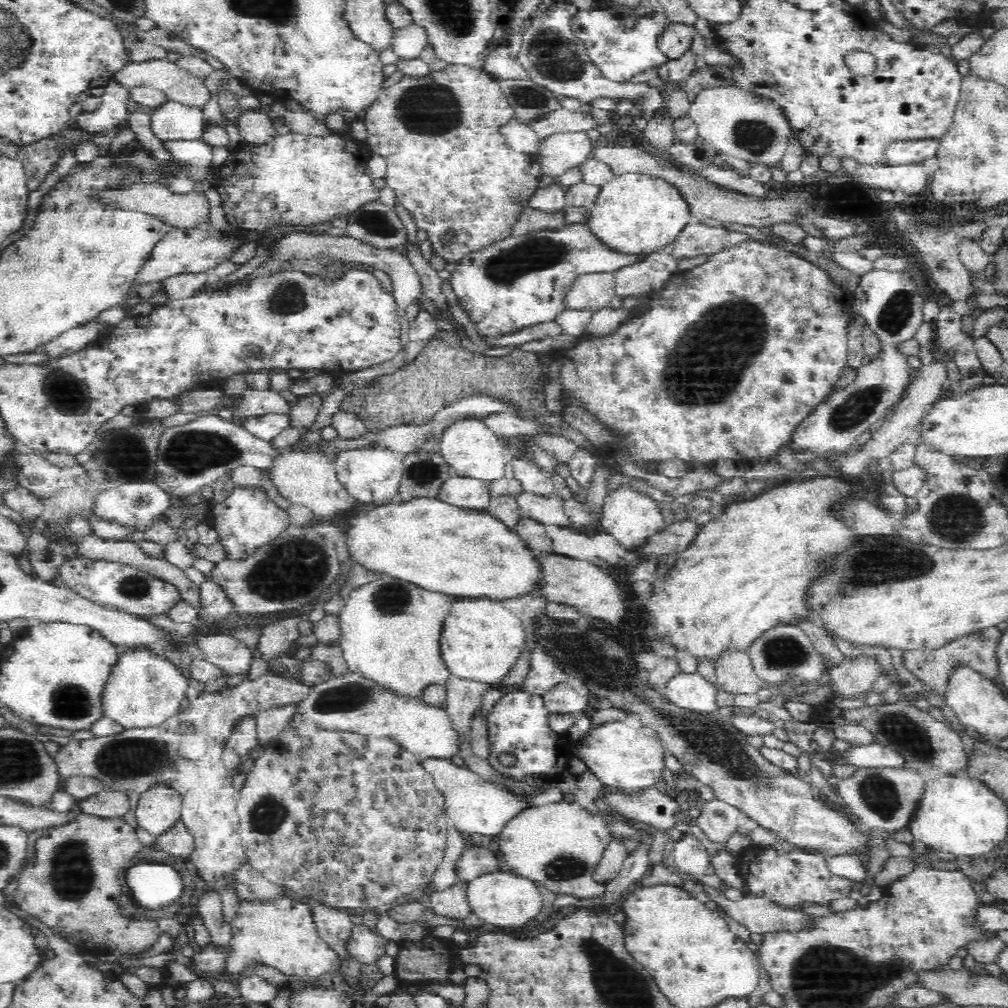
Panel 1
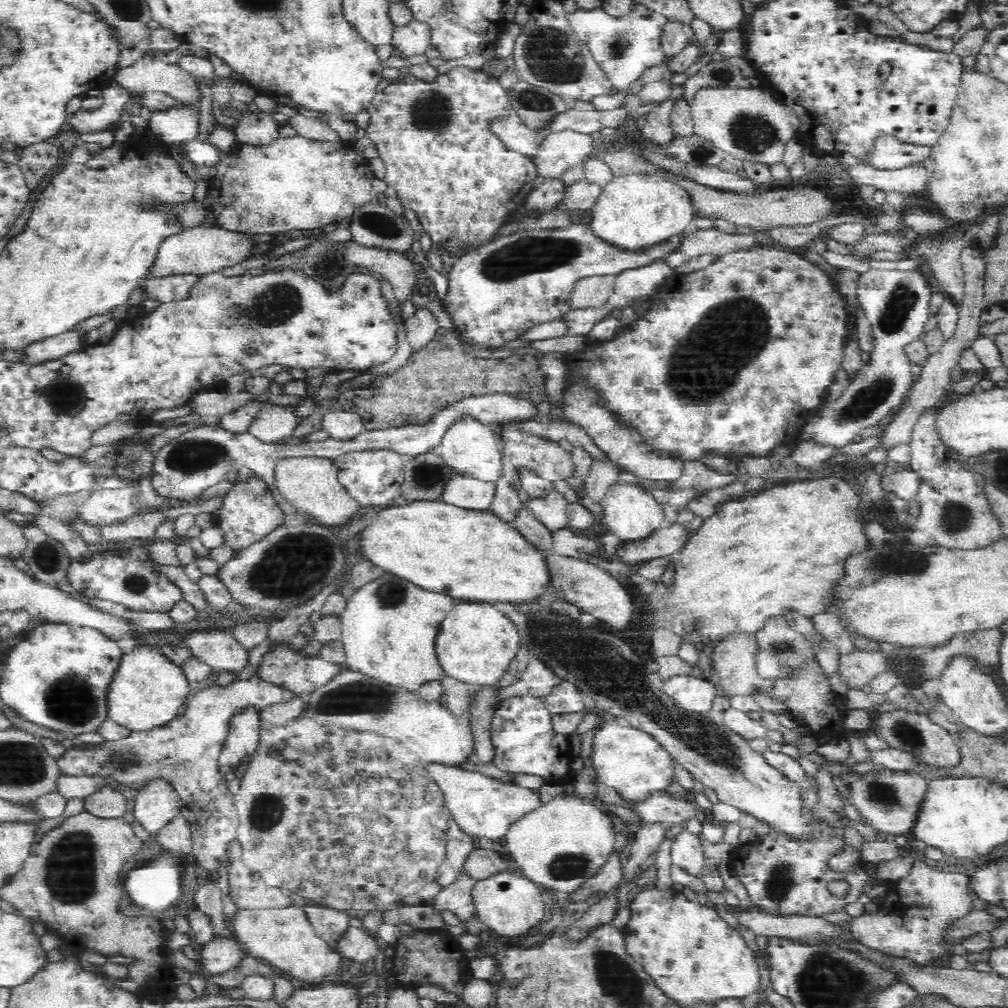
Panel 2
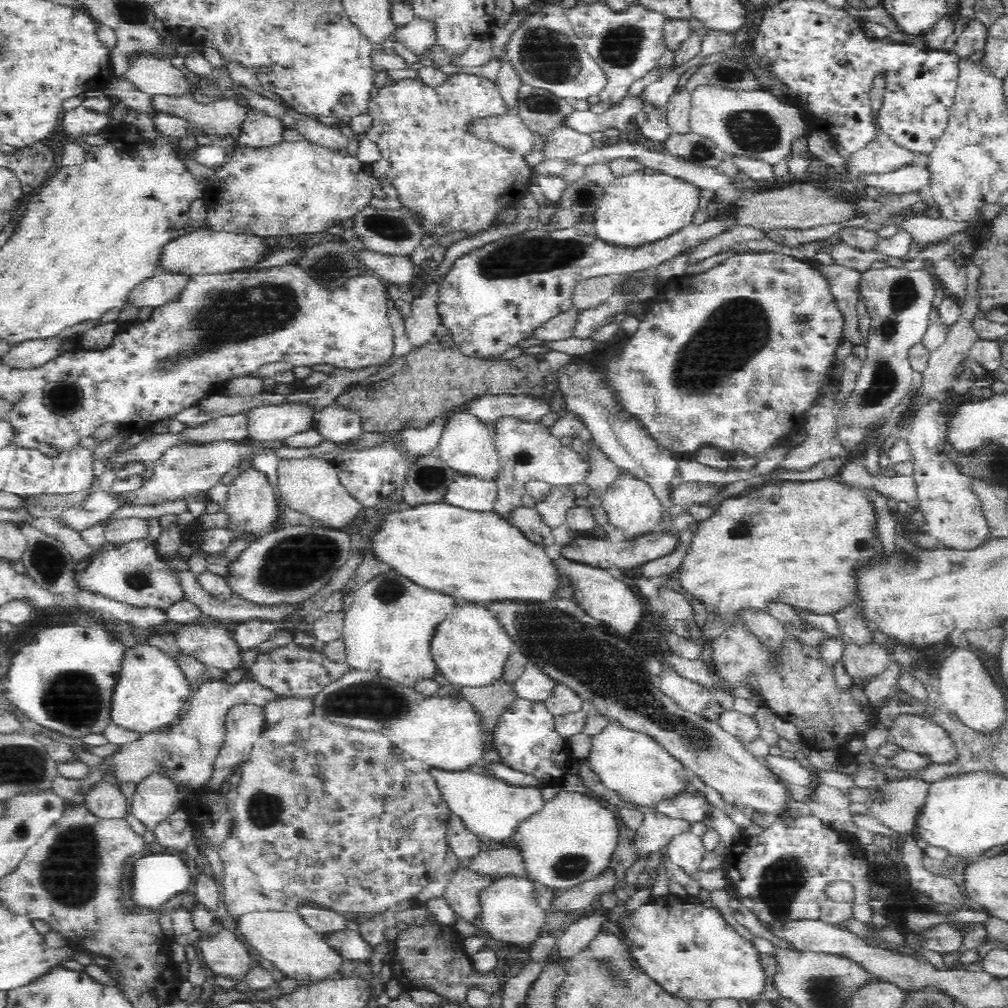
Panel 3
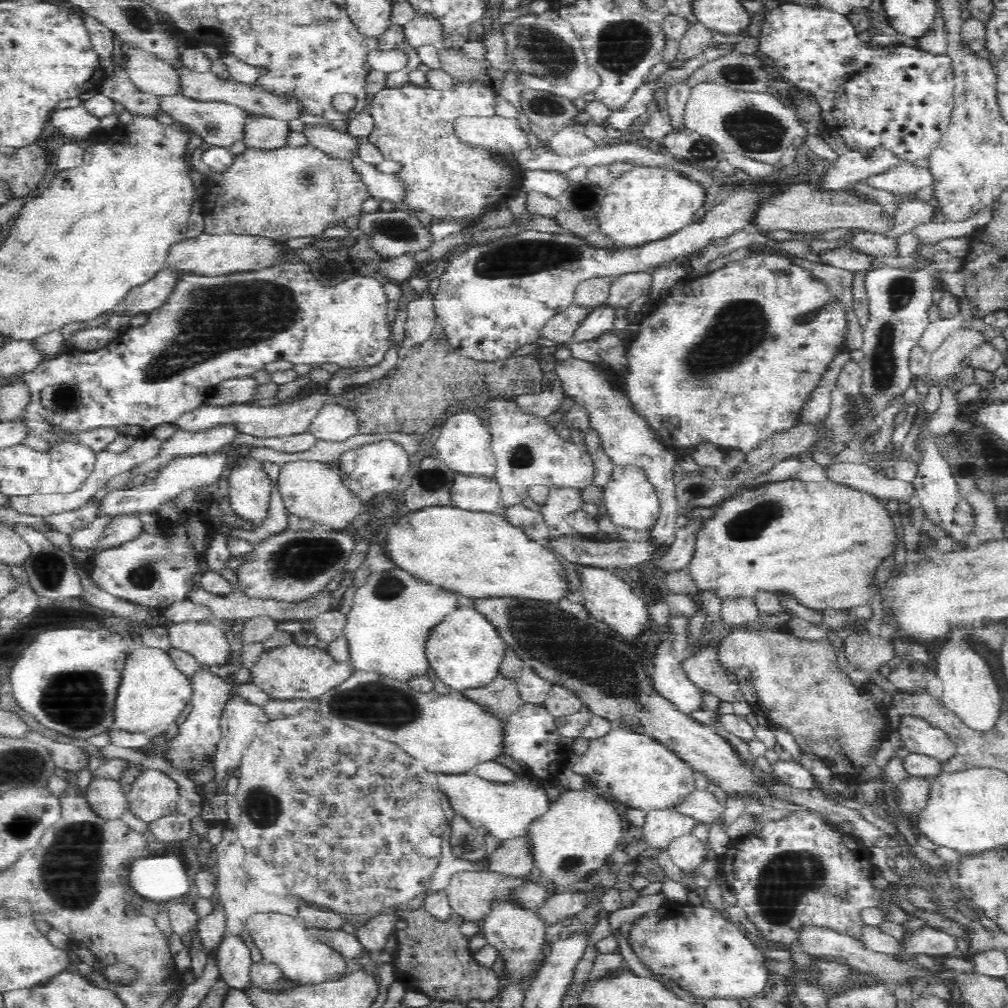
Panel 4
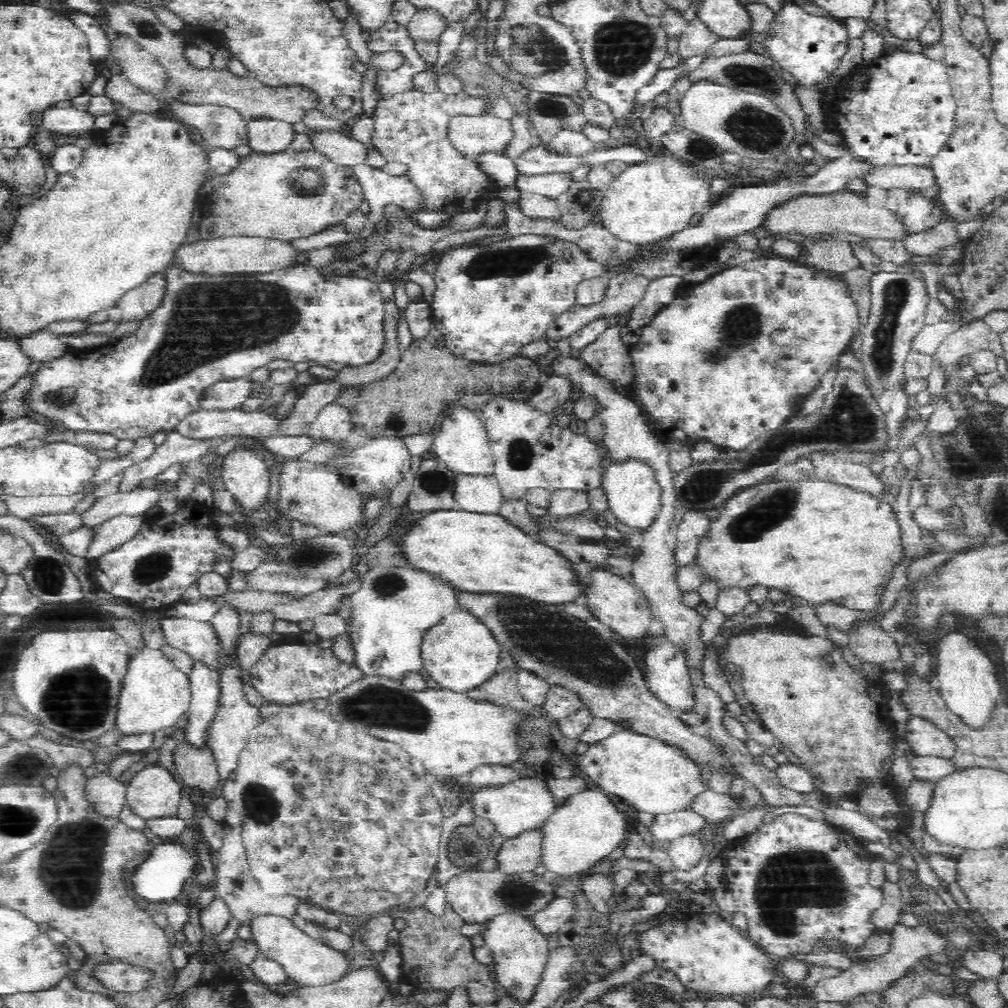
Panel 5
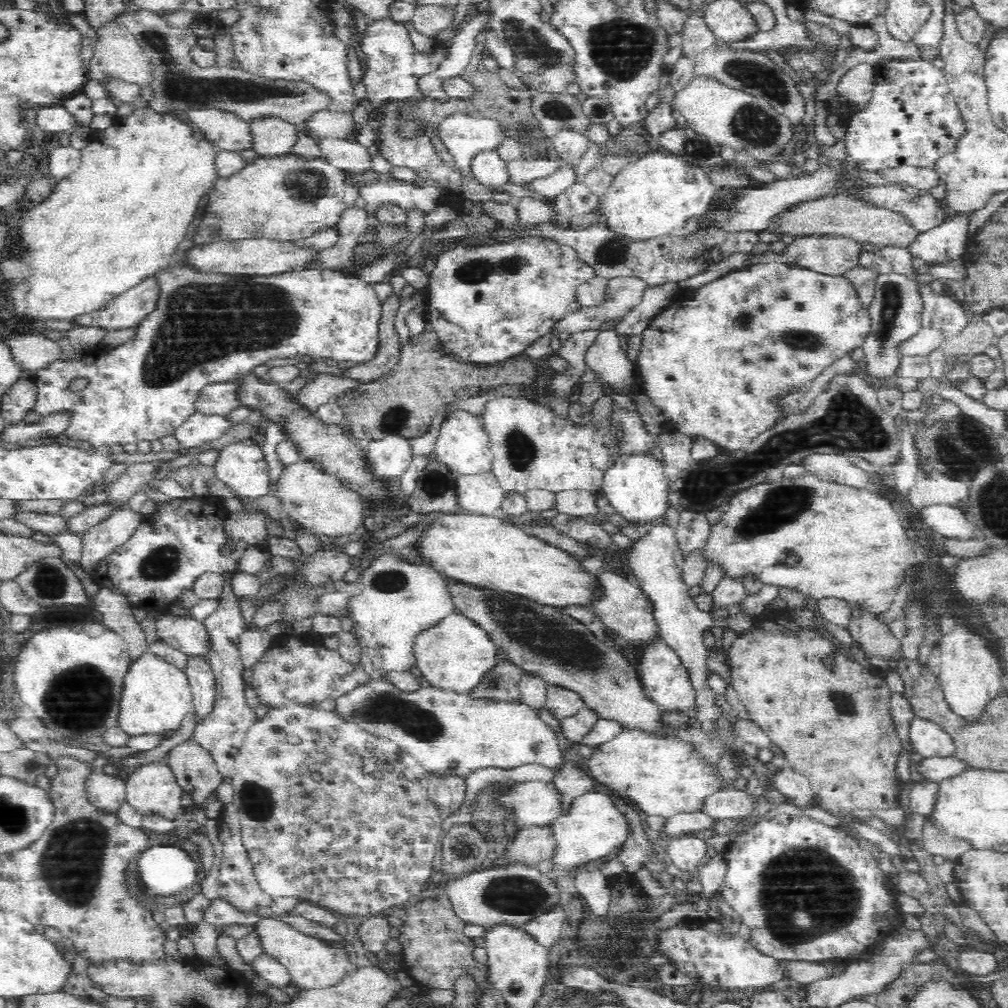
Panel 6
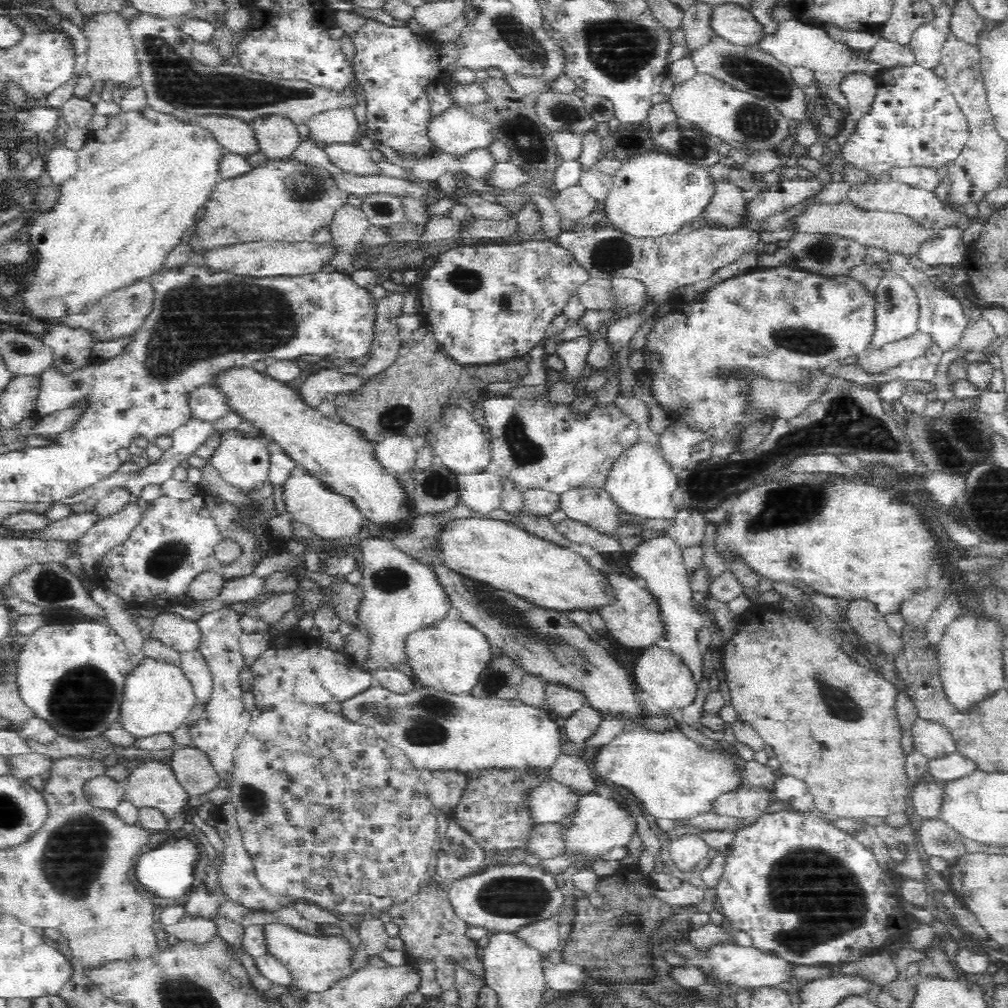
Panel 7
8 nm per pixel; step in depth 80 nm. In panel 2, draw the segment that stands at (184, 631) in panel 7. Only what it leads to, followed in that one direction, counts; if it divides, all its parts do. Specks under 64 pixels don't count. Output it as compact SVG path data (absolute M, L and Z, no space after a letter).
M218 629L202 632L194 630L179 641L190 650L192 657L212 669L242 675L249 672L248 650L238 643L233 633Z

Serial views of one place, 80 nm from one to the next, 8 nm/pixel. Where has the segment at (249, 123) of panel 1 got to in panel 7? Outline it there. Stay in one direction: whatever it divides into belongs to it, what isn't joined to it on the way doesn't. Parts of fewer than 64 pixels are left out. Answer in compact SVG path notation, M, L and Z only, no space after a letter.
M282 114L254 119L251 125L256 131L261 151L270 161L290 159L302 142L296 127L298 124Z

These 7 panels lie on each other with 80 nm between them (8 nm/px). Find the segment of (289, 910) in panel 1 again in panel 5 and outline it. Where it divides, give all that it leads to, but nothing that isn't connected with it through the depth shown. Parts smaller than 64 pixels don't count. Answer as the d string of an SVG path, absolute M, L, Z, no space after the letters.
M258 916L250 921L252 936L262 955L279 962L290 979L303 986L324 986L338 982L351 965L344 951L332 948L314 937L308 936L292 924L292 921L280 916Z

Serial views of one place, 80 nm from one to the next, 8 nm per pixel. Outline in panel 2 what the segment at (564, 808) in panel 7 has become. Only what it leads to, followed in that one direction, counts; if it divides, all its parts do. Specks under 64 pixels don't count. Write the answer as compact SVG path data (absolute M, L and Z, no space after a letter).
M430 764L426 768L434 776L435 784L443 793L443 803L457 826L474 838L487 838L496 842L503 840L510 828L523 816L537 811L544 804L537 790L528 790L516 784L507 784L496 778L442 764Z

